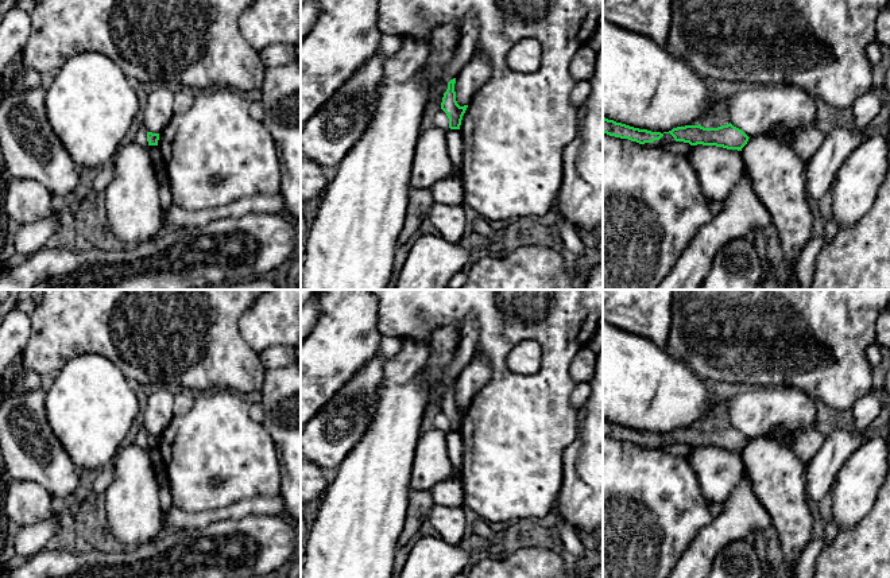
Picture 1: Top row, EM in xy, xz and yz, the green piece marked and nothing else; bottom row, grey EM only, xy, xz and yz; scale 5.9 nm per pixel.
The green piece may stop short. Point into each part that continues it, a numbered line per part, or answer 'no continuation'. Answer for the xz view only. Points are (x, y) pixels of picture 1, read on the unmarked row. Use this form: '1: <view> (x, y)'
no continuation

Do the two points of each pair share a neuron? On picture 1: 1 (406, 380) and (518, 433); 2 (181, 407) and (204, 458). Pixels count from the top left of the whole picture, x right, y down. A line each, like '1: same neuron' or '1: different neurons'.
1: different neurons
2: different neurons

